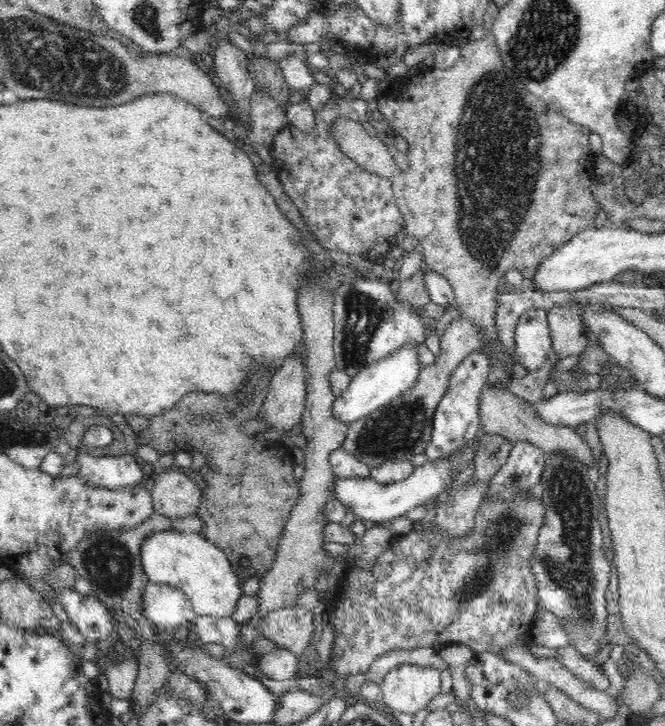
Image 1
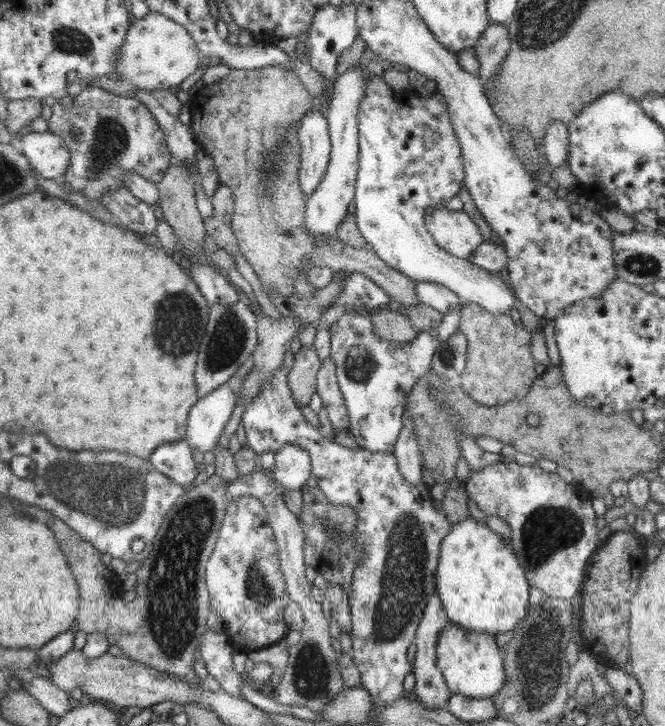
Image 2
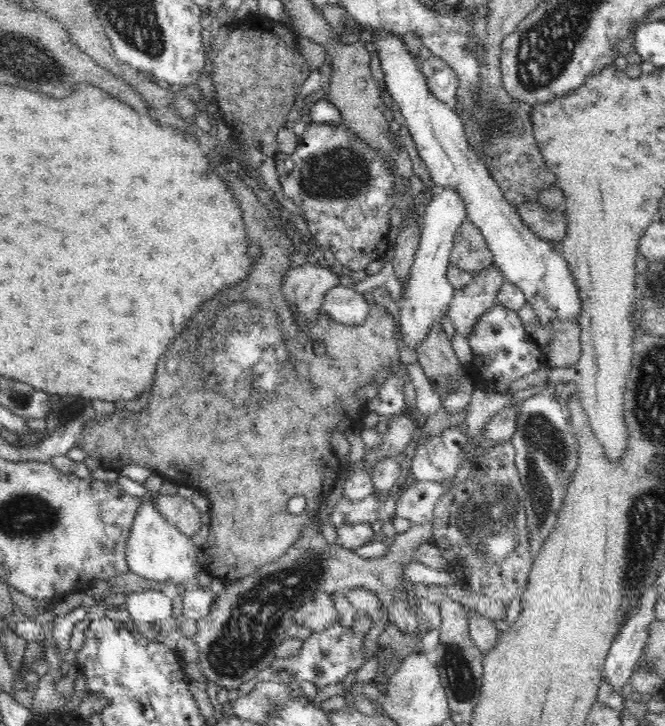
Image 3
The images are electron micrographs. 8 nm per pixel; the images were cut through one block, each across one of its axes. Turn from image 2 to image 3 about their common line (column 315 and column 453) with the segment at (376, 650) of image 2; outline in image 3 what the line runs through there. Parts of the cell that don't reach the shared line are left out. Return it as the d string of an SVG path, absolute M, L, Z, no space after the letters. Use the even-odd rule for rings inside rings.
M457 427L426 437L416 448L410 473L417 482L446 484L454 478L464 460L468 435Z

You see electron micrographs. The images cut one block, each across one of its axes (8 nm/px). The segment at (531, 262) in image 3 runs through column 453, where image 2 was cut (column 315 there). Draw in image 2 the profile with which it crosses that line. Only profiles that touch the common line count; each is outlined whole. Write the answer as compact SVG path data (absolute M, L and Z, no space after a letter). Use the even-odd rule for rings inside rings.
M312 109L303 114L298 126L300 138L299 185L306 198L326 174L331 154L329 125L325 115Z

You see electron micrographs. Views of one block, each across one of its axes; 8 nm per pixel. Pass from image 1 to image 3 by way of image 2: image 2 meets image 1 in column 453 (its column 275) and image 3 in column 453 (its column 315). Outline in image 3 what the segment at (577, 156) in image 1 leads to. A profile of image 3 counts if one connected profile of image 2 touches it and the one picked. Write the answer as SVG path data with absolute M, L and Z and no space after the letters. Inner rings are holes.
M466 219L456 231L450 265L474 273L493 264L493 255L479 228Z

